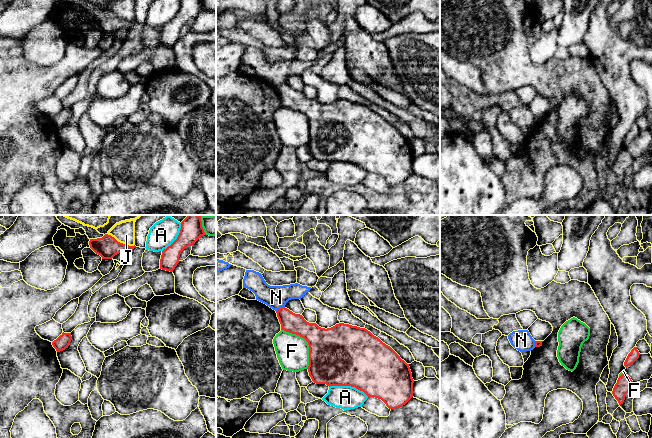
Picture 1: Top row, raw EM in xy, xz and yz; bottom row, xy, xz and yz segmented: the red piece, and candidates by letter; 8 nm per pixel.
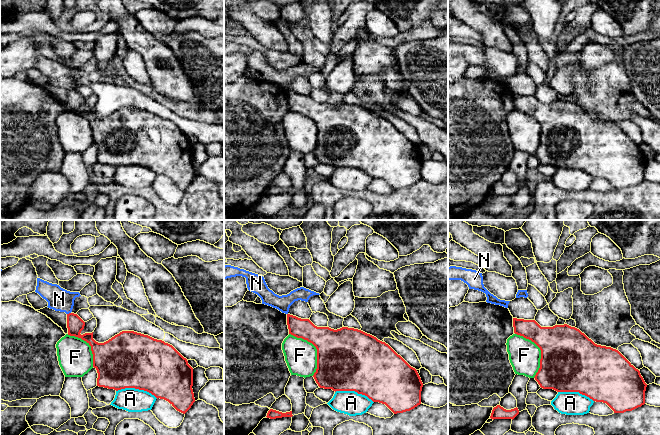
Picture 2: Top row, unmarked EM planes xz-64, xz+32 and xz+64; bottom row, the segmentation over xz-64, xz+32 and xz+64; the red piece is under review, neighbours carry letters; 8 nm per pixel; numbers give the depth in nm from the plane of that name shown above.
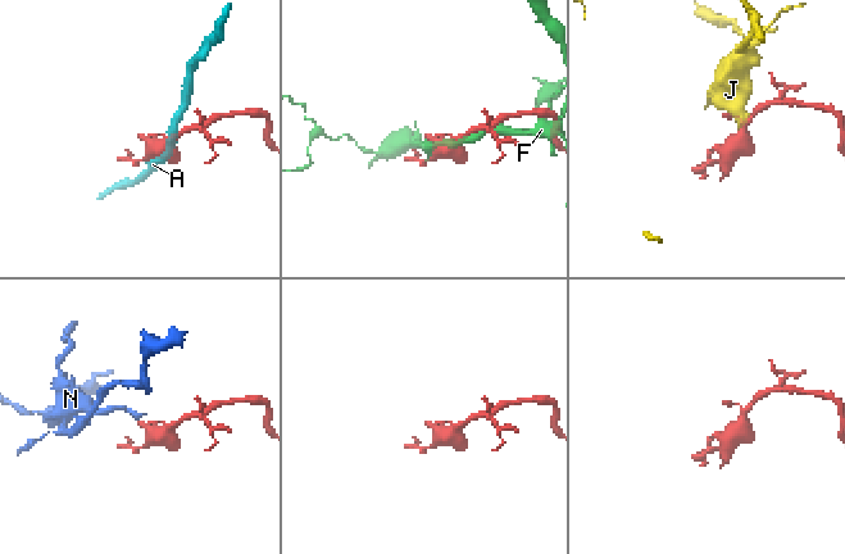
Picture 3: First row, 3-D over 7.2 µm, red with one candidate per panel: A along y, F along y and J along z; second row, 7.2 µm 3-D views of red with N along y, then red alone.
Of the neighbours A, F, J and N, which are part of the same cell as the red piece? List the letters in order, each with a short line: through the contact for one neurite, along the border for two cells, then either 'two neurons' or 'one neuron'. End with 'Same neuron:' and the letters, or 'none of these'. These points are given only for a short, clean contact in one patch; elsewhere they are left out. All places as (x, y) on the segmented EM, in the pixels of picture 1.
A: two neurons
F: two neurons
J: line xy (107, 233), (120, 242), (134, 245); two neurons
N: line xz (284, 306), (276, 311); two neurons
Same neuron: none of these

